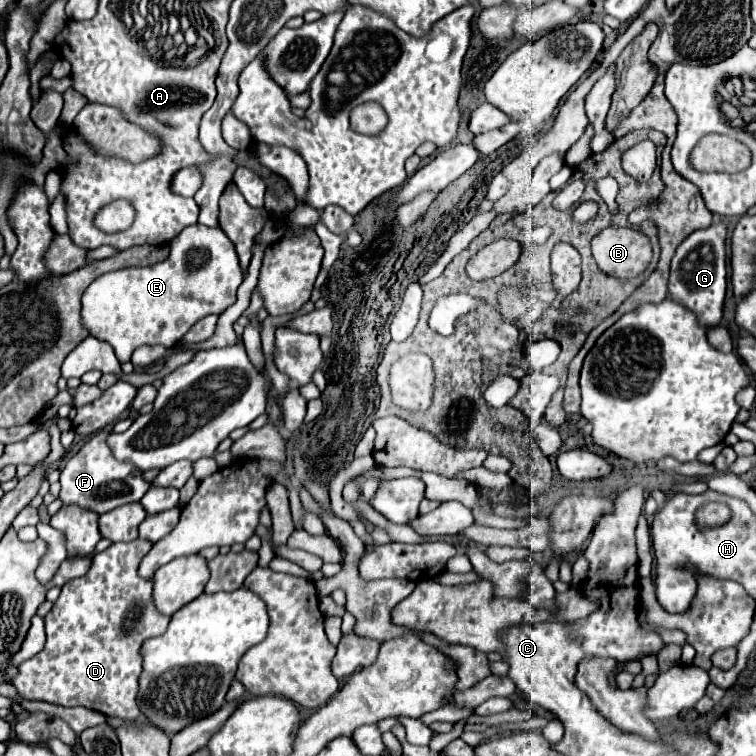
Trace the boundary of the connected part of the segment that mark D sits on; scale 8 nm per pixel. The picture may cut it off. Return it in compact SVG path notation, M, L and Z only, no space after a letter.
M144 539L112 543L106 551L92 557L86 575L62 587L52 611L44 617L44 649L20 663L18 673L12 677L12 685L22 699L48 701L64 707L82 705L120 719L138 719L142 715L138 707L140 647L146 639L162 635L170 621L154 611L152 581L136 573L150 547L152 543Z

